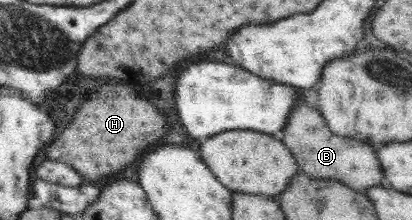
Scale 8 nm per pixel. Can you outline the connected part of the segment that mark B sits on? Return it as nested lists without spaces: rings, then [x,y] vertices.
[[[316,87],[302,88],[298,92],[300,103],[292,109],[286,126],[283,128],[283,135],[285,135],[283,143],[291,149],[293,157],[297,159],[299,169],[315,179],[338,180],[356,192],[365,193],[370,187],[384,185],[386,177],[378,161],[376,150],[363,141],[334,134],[328,128],[323,116],[313,108],[318,97]]]

